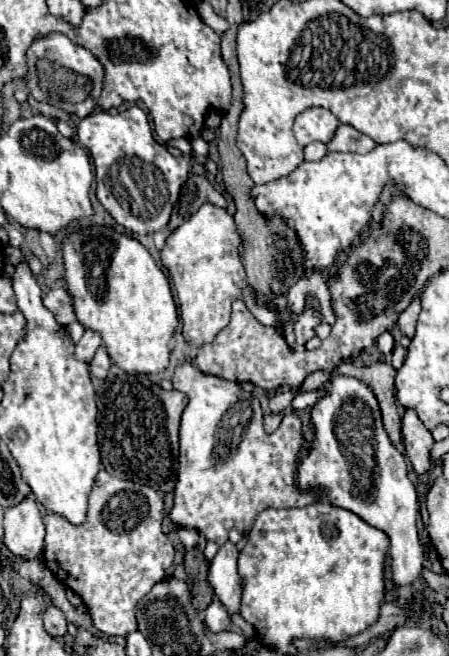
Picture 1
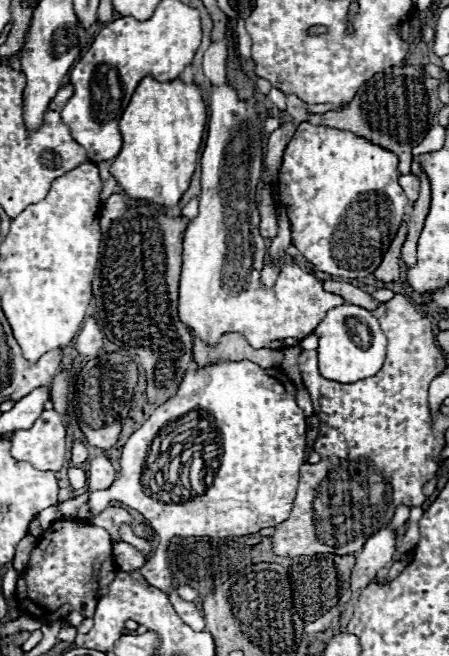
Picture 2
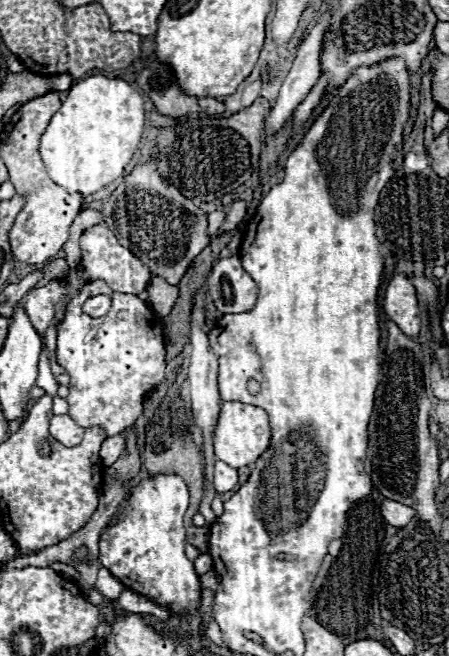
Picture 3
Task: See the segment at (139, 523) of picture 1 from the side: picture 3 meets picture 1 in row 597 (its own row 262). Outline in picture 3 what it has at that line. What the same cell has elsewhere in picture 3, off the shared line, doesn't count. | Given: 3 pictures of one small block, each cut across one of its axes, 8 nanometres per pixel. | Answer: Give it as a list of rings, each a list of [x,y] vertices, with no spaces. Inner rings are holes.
[[[104,222],[88,228],[84,232],[84,236],[80,236],[80,252],[82,252],[82,260],[80,260],[78,268],[80,268],[82,284],[104,278],[104,282],[116,292],[140,294],[142,290],[146,290],[146,286],[152,278],[148,272],[148,266],[140,258],[136,258],[128,248],[120,246],[114,232],[110,232]]]

